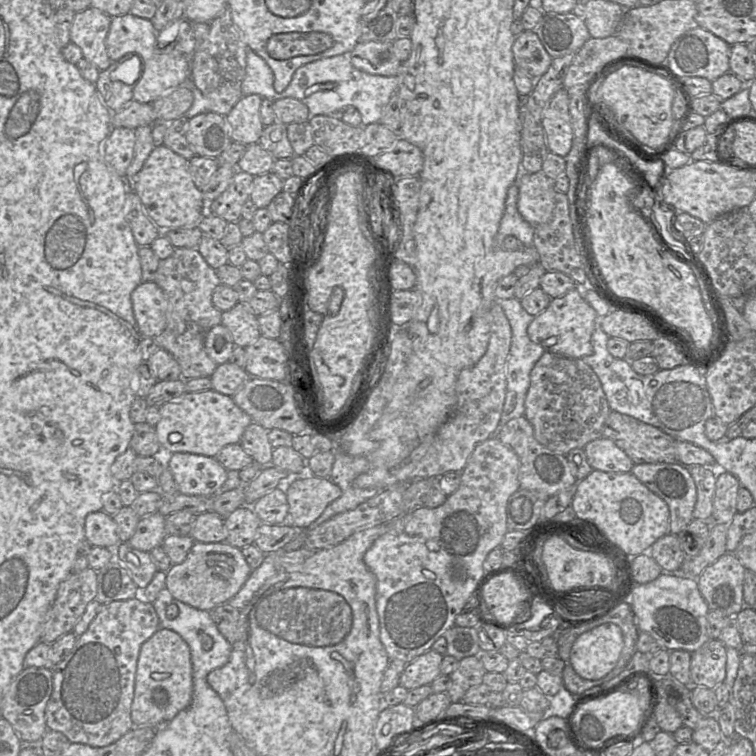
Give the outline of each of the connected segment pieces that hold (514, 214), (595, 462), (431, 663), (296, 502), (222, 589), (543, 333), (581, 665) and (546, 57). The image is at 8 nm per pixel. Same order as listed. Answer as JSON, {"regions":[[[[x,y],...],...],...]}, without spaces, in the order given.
{"regions":[[[[518,179],[508,188],[504,213],[495,235],[495,247],[503,248],[506,236],[515,236],[523,247],[533,246],[534,226],[526,222],[517,209]]],[[[605,437],[587,443],[584,451],[593,470],[626,473],[635,465],[622,449]]],[[[433,649],[418,656],[413,661],[406,664],[400,677],[399,685],[408,690],[412,690],[423,685],[430,685],[439,675],[441,675],[440,665],[444,655]]],[[[304,472],[291,477],[285,484],[288,513],[282,524],[307,529],[334,500],[342,495],[341,489],[330,478]]],[[[195,542],[185,560],[173,565],[166,572],[166,585],[172,597],[199,610],[210,611],[227,603],[244,585],[252,569],[246,562],[241,549],[227,542]]],[[[576,287],[561,297],[551,299],[547,308],[533,317],[527,328],[527,335],[545,351],[567,358],[582,358],[593,353],[591,337],[596,317],[596,311],[583,297],[583,289]]],[[[599,625],[575,640],[570,652],[571,665],[584,679],[601,679],[614,669],[623,646],[623,633],[618,625]]],[[[524,30],[519,36],[516,36],[513,45],[513,55],[515,65],[524,69],[535,80],[548,70],[553,60],[542,45],[537,34],[530,30]]]]}

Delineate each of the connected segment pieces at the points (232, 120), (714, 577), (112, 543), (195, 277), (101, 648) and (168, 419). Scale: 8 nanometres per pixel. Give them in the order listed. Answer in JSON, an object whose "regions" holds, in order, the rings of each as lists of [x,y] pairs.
{"regions":[[[[257,94],[243,96],[226,117],[233,142],[249,146],[259,142],[264,125],[261,122],[262,97]]],[[[725,553],[696,578],[698,588],[710,610],[735,616],[744,607],[745,567],[734,553]]],[[[104,510],[89,513],[85,518],[85,538],[92,546],[114,549],[120,542],[118,527]]],[[[175,248],[169,257],[160,260],[154,281],[167,299],[165,328],[161,334],[154,337],[157,346],[169,352],[178,362],[181,368],[181,378],[184,380],[211,377],[218,365],[206,351],[205,337],[211,328],[221,323],[222,319],[222,311],[212,302],[212,294],[220,284],[216,269],[208,265],[197,248]]],[[[141,595],[102,605],[88,629],[77,638],[69,655],[52,668],[52,693],[45,710],[49,730],[63,733],[70,743],[105,747],[133,727],[131,706],[134,697],[137,662],[142,644],[160,628],[153,604]]],[[[213,389],[186,392],[160,407],[161,419],[155,426],[164,454],[188,452],[216,457],[226,445],[240,443],[245,429],[253,422],[251,417],[236,405],[233,397]]]]}

